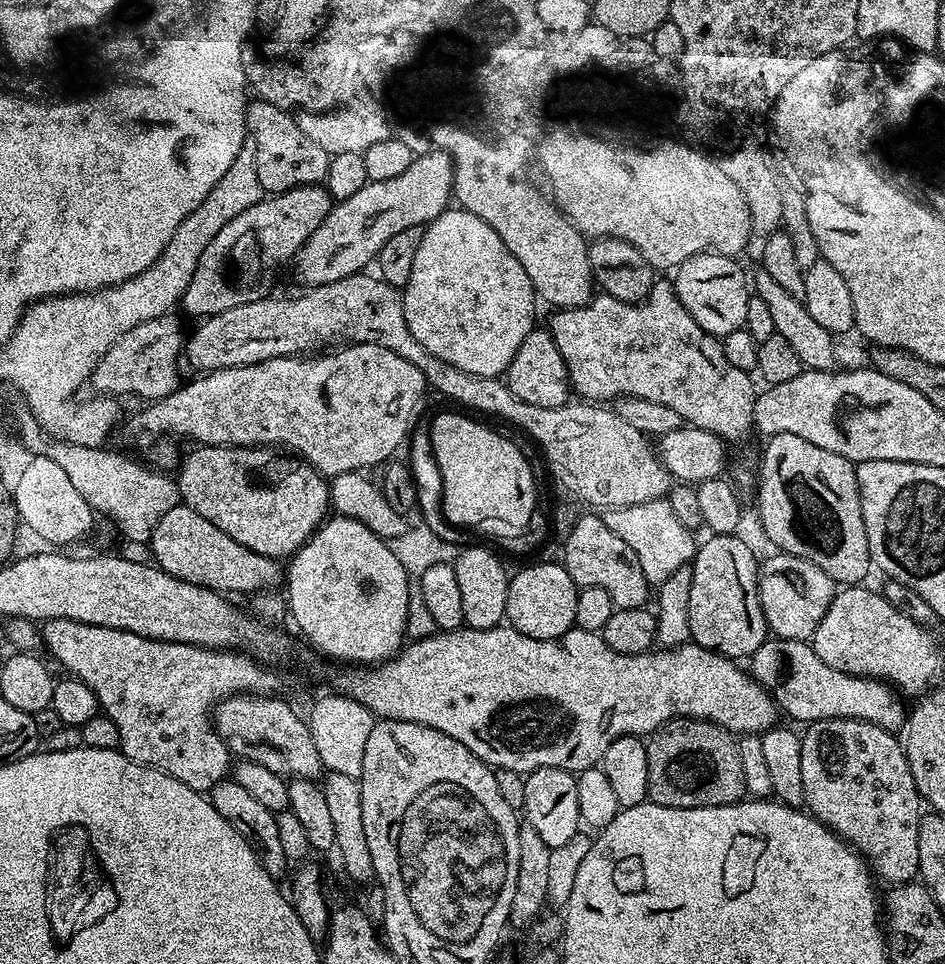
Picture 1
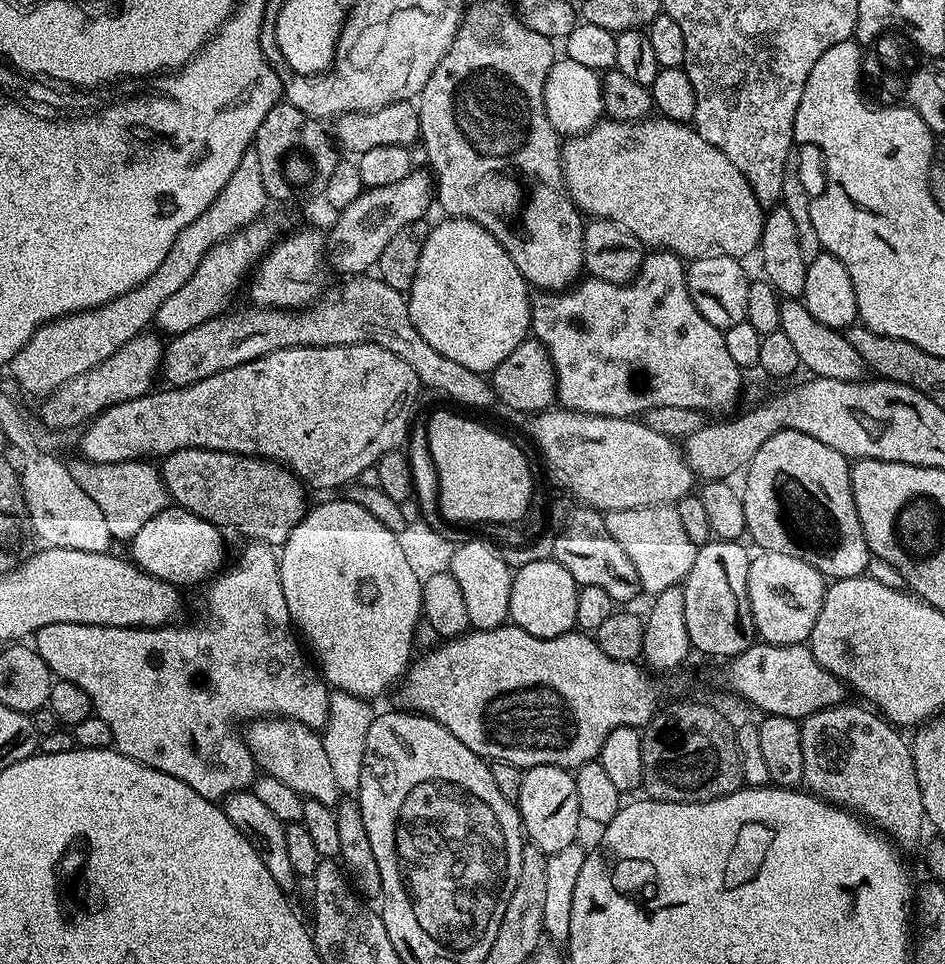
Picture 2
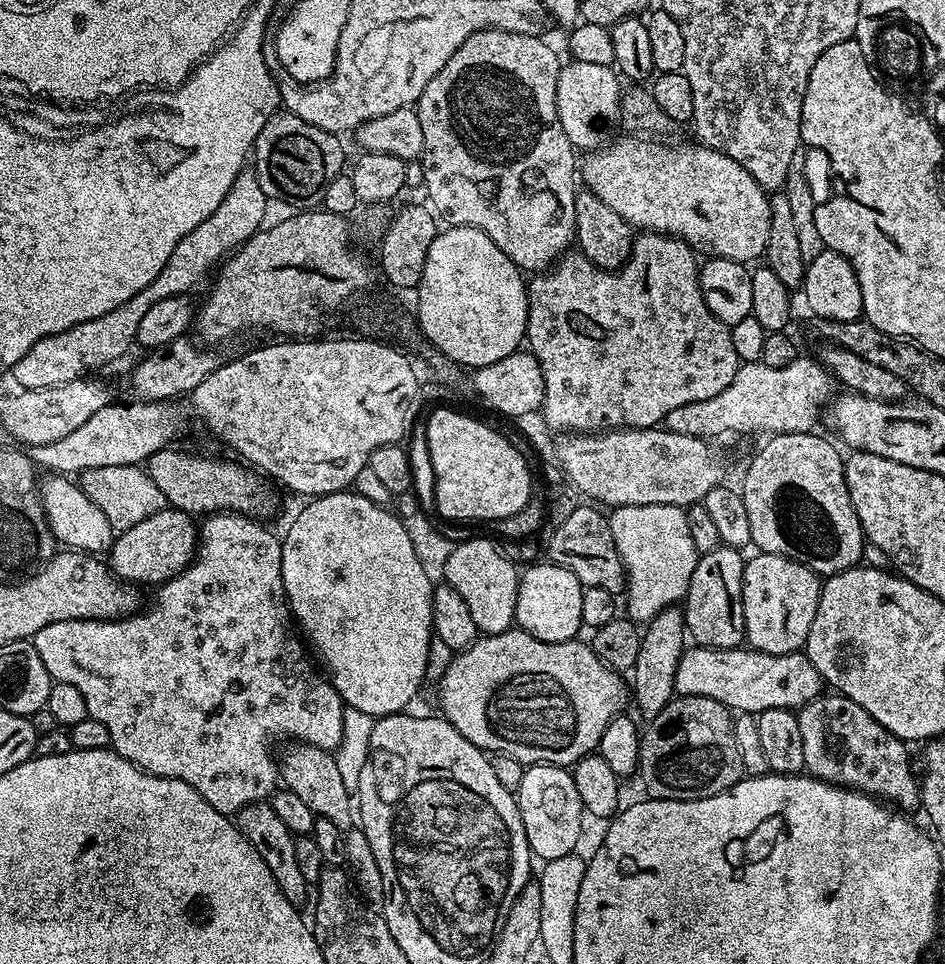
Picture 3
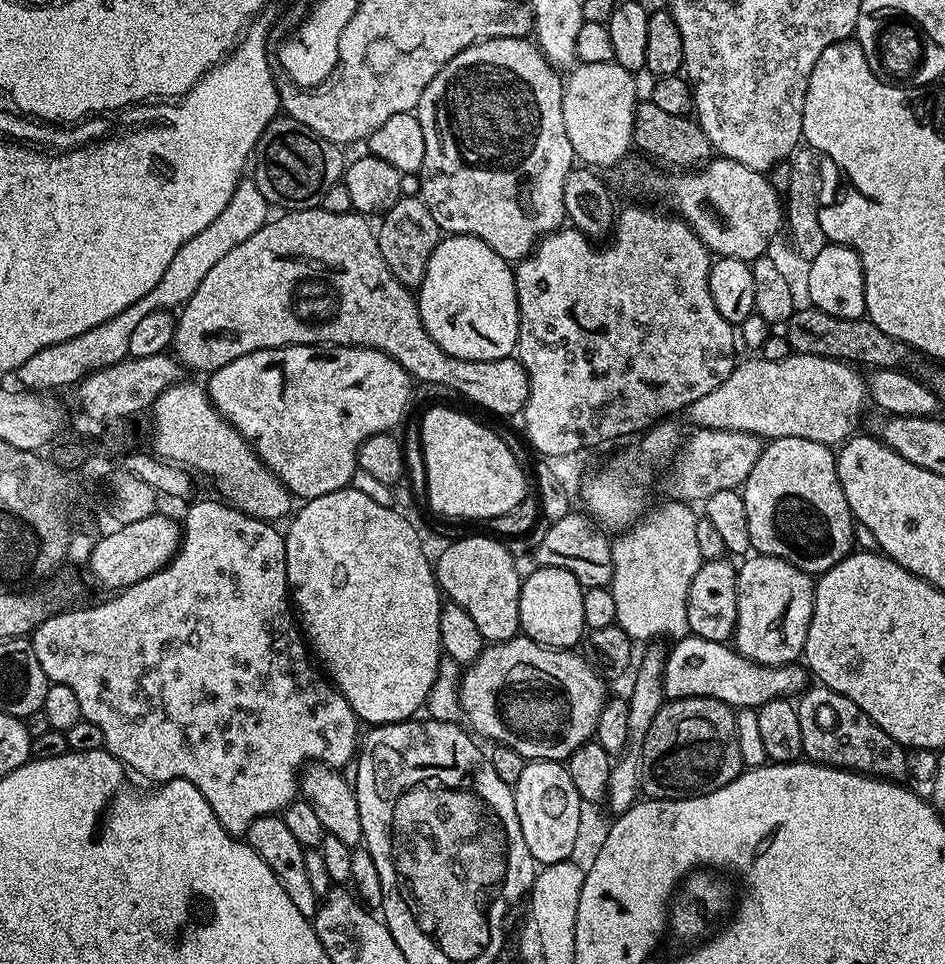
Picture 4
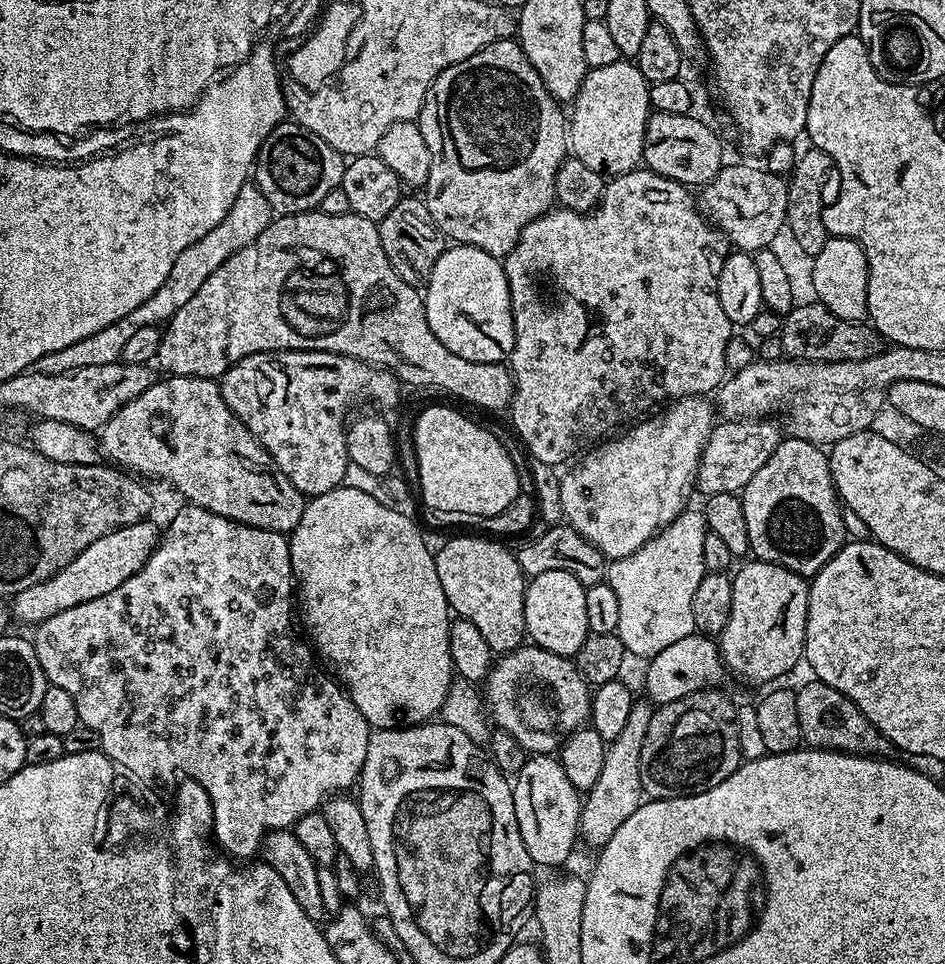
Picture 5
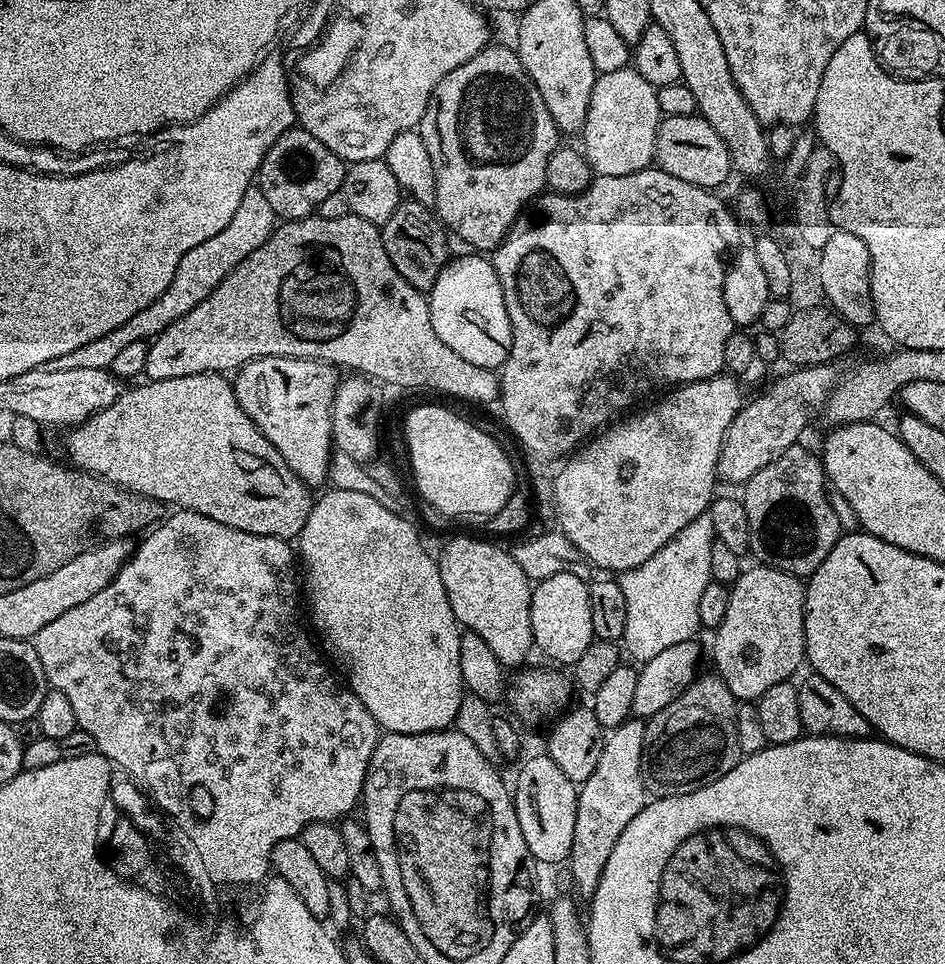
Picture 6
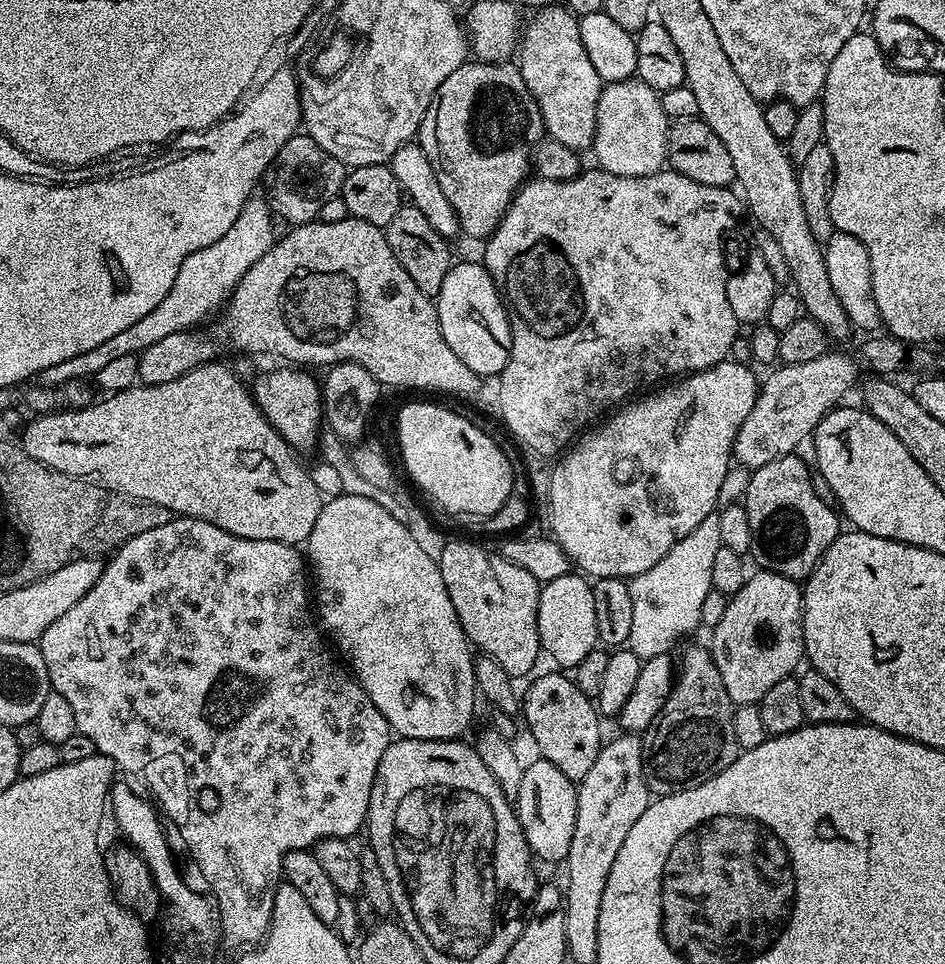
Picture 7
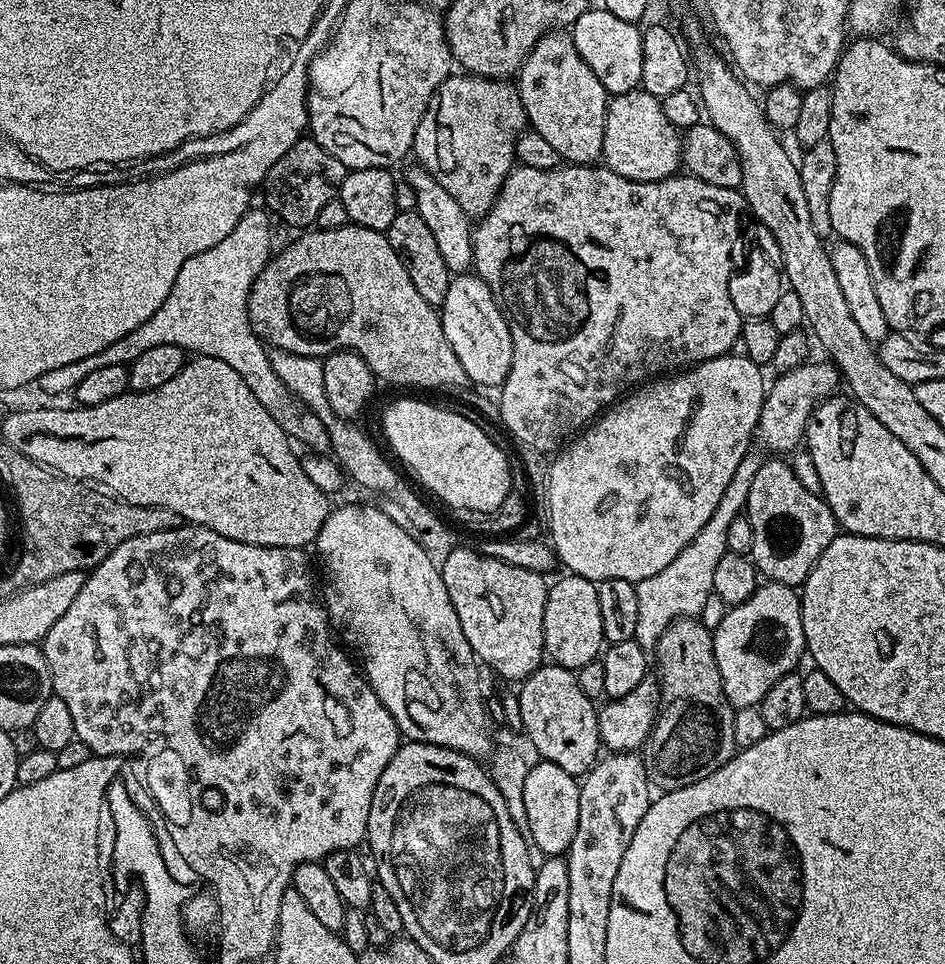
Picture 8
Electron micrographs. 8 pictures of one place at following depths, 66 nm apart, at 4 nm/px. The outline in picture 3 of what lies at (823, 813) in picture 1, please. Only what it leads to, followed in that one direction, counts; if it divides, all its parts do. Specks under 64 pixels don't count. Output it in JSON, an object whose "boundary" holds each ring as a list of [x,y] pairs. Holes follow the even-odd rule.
{"boundary":[[[839,694],[828,695],[832,696],[817,696],[798,712],[807,775],[825,780],[827,784],[836,784],[840,788],[854,788],[881,802],[891,802],[900,810],[919,809],[921,785],[908,761],[909,745],[890,734],[886,726],[874,722],[874,718],[870,718],[870,714],[866,714],[858,702]]]}

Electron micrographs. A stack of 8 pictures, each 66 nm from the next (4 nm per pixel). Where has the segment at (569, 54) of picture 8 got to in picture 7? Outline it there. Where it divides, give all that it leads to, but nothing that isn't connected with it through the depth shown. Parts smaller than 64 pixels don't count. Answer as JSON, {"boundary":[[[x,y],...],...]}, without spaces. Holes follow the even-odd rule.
{"boundary":[[[552,4],[549,8],[538,9],[532,21],[523,25],[519,56],[522,82],[526,82],[526,90],[530,90],[542,114],[545,133],[563,146],[575,150],[591,149],[602,81],[590,58],[586,58],[578,17],[561,5],[560,8]]]}

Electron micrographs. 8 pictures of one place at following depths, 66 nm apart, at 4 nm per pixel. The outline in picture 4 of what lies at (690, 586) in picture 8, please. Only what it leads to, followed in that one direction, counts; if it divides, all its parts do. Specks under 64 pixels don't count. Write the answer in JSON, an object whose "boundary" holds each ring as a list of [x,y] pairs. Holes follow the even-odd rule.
{"boundary":[[[673,498],[668,502],[611,541],[615,624],[626,630],[633,642],[660,642],[663,636],[689,635],[688,591],[702,563],[698,554],[698,512],[691,503]]]}

